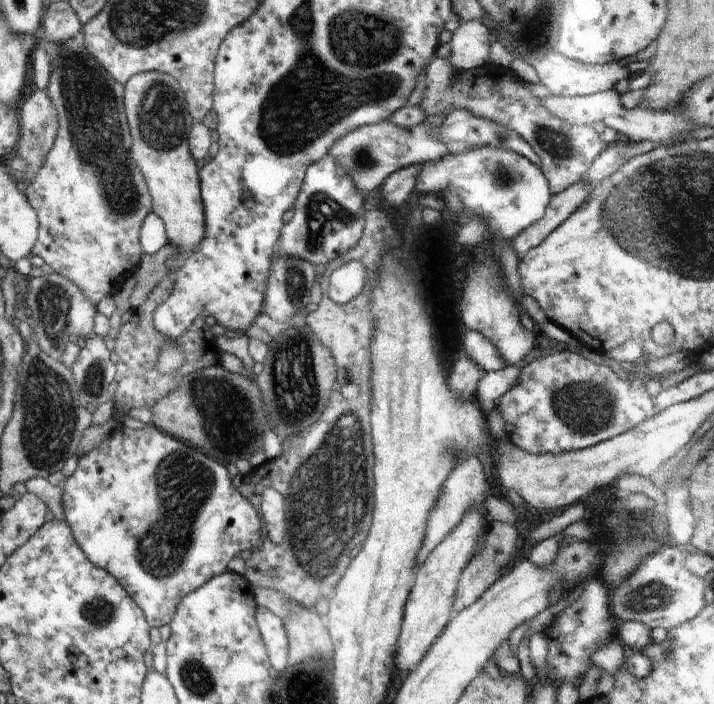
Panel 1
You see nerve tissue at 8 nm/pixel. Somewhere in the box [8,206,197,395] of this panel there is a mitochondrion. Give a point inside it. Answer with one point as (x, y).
(53, 306)

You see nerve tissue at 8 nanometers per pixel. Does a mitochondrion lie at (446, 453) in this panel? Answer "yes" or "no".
yes

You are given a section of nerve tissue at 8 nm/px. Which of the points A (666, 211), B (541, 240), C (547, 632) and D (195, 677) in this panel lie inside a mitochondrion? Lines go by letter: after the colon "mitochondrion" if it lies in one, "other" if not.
A: mitochondrion
B: other
C: other
D: mitochondrion

